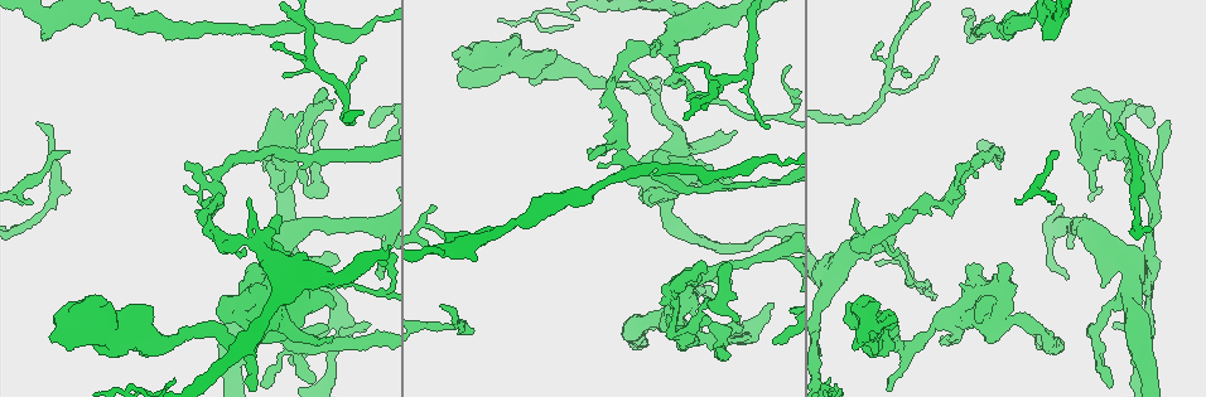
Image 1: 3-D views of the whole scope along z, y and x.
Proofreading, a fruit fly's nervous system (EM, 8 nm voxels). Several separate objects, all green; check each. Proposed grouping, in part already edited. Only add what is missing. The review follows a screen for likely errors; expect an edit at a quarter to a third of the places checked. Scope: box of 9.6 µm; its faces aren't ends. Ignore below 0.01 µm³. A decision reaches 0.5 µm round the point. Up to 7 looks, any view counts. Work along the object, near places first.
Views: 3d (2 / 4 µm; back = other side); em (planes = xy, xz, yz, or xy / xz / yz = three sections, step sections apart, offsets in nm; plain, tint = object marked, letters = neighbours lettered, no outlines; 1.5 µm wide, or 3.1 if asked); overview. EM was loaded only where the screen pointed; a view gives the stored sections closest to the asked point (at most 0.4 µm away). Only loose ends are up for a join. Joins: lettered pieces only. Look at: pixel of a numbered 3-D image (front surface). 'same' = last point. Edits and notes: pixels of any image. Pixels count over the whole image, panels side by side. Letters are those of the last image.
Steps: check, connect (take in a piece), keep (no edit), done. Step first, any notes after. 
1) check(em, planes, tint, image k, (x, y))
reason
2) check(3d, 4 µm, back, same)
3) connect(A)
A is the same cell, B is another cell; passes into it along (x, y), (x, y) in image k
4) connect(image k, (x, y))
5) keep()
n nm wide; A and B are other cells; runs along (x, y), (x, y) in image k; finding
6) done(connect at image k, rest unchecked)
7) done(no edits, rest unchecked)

check(3d, 2 µm, image 1, (334, 307))
thick end

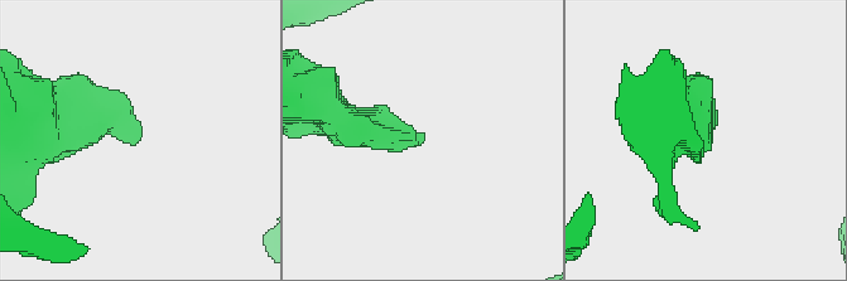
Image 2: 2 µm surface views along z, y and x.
check(em, xz, step 4, tint, image 2, (131, 143))

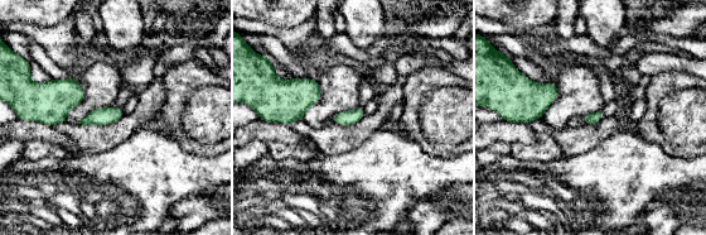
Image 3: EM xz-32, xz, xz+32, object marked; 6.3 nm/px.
check(em, planes, letters, same)
another direction

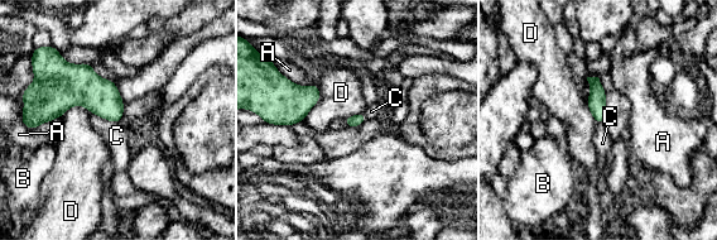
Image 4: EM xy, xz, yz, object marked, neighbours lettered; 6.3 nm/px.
keep()
A, B, C and D are other cells; border along (91, 111), (119, 123) in image 4; no lettered piece goes on from it

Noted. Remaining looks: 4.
check(em, yz, step 4, tint, image 1, (327, 328))
thin end

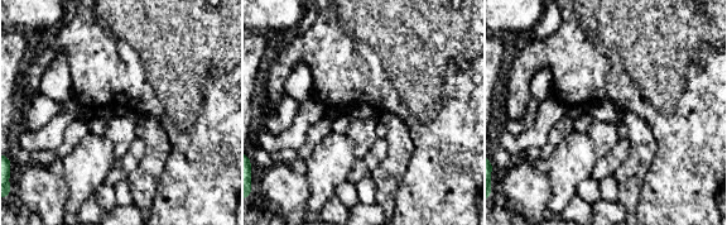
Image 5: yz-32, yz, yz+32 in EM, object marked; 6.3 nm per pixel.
check(em, planes, letters, same)

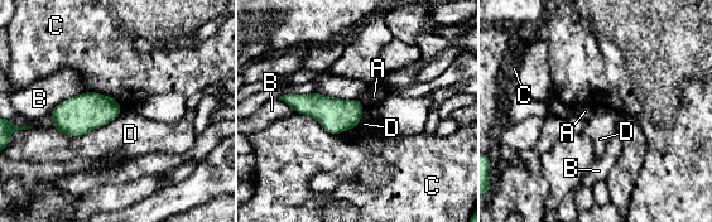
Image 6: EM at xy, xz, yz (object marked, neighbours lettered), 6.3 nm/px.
keep()
220 nm wide; A, B, C and D are other cells; border along (123, 109), (81, 135), (53, 128) in image 6; no lettered piece goes on from it

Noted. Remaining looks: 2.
check(em, planes, letters, image 1, (433, 207))
thin end

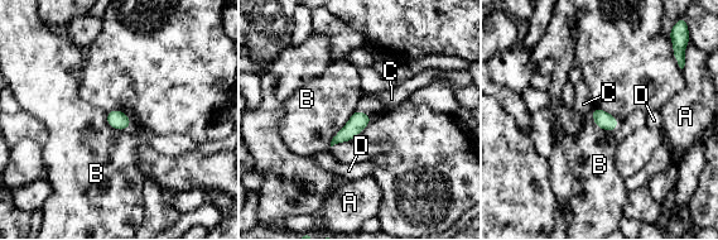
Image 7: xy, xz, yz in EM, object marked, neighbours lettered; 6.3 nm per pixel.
keep()
110 nm wide; A, B, C and D are other cells; border along (356, 109), (329, 145) in image 7; none of them fits

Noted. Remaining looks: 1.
done(no edits, rest unchecked)

